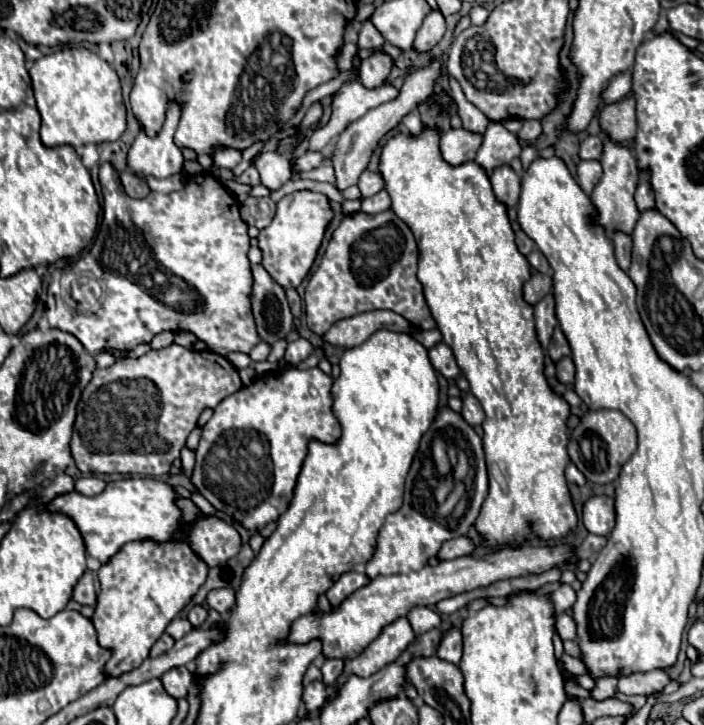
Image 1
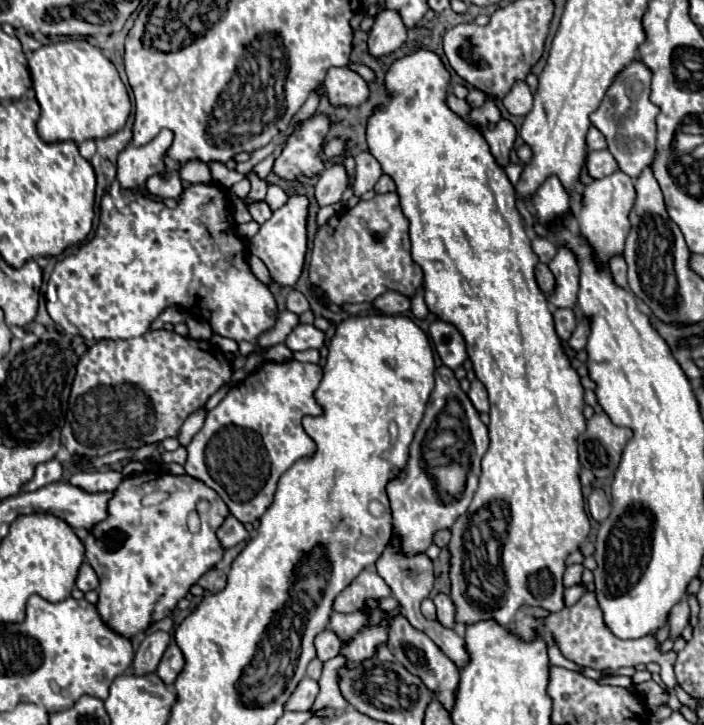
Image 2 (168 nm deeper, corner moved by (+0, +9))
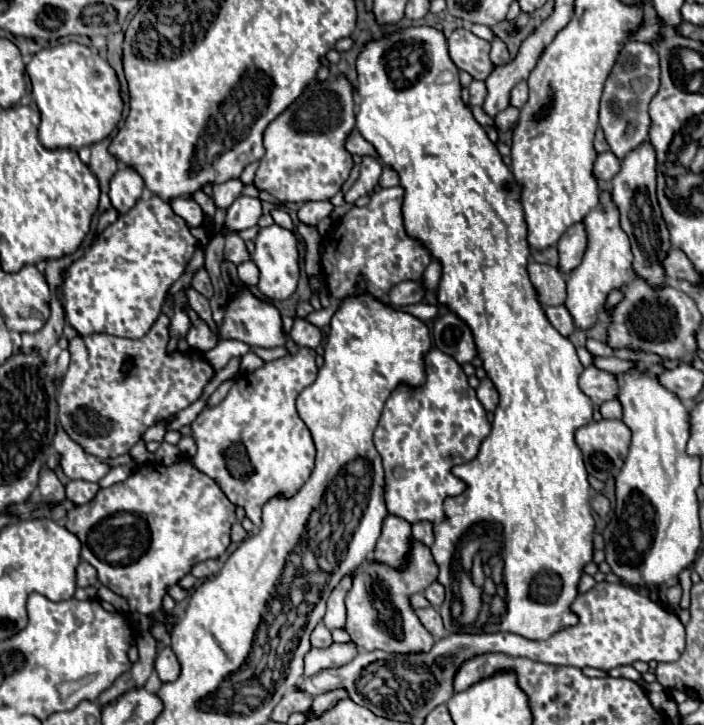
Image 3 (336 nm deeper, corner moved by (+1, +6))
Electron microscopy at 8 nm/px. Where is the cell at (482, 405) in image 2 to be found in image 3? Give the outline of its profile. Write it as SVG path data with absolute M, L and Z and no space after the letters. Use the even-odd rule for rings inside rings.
M482 379L480 387L476 389L476 393L478 393L478 399L480 399L480 403L484 405L486 411L494 411L496 409L498 391L496 391L496 387L494 387L494 383L490 379Z

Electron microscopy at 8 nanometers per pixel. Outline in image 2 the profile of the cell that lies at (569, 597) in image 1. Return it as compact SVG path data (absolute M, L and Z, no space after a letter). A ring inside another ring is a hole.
M573 564L565 570L563 574L563 588L571 588L571 586L577 586L581 582L581 572L583 572L583 566L581 564Z

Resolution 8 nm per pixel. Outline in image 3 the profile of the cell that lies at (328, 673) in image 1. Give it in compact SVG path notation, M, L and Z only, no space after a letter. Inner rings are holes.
M318 623L316 629L312 631L310 641L312 641L312 647L328 647L332 643L332 635L330 635L330 631L322 623Z

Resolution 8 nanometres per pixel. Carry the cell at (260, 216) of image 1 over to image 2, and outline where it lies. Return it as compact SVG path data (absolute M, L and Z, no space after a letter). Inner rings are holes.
M255 200L247 208L249 208L249 214L253 216L253 220L259 222L259 224L263 224L265 220L271 218L271 208L269 208L269 204L265 200Z

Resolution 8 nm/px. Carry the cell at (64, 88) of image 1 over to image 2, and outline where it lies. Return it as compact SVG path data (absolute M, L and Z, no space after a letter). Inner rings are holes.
M67 40L41 46L29 58L29 70L33 78L33 90L41 106L41 122L37 122L37 132L45 142L73 140L79 144L83 140L97 140L103 136L111 136L125 126L127 116L131 112L131 102L117 68L103 56L101 48L91 46L87 40Z

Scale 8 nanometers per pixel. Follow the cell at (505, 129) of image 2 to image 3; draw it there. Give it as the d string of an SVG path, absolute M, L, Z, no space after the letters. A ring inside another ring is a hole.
M506 107L506 111L500 111L498 115L496 115L496 125L502 129L502 131L508 131L508 129L512 129L514 127L514 123L518 121L518 113L520 113L520 109L516 109L516 107Z

